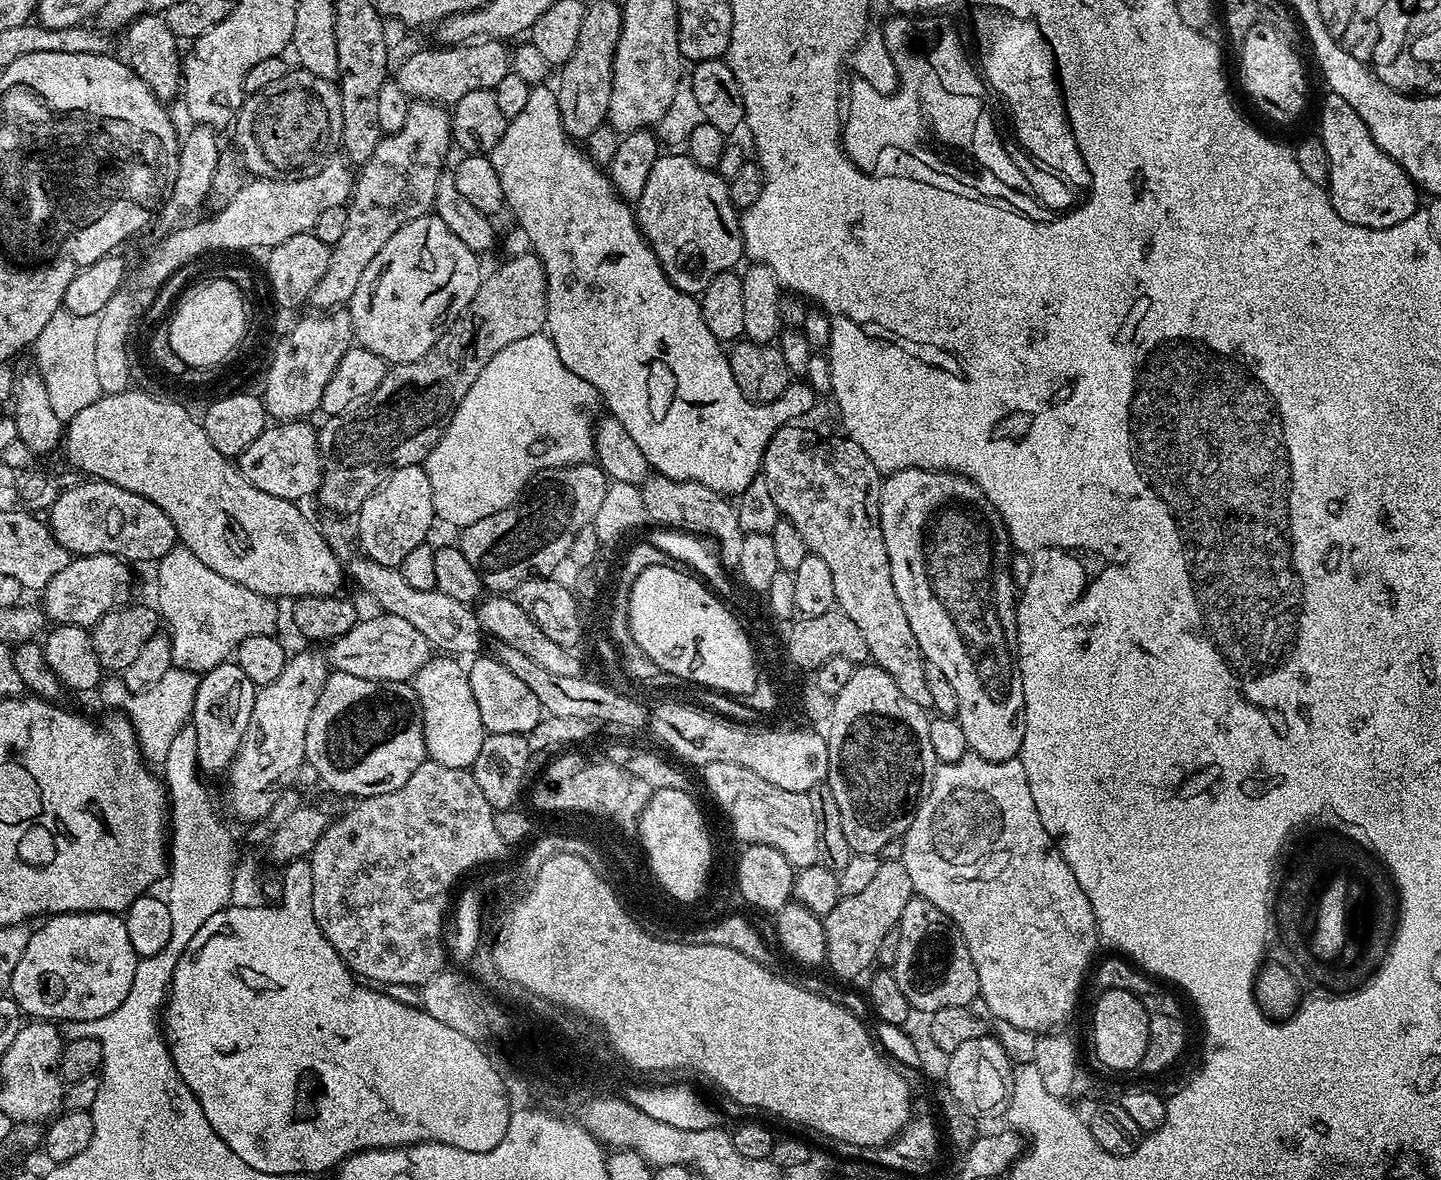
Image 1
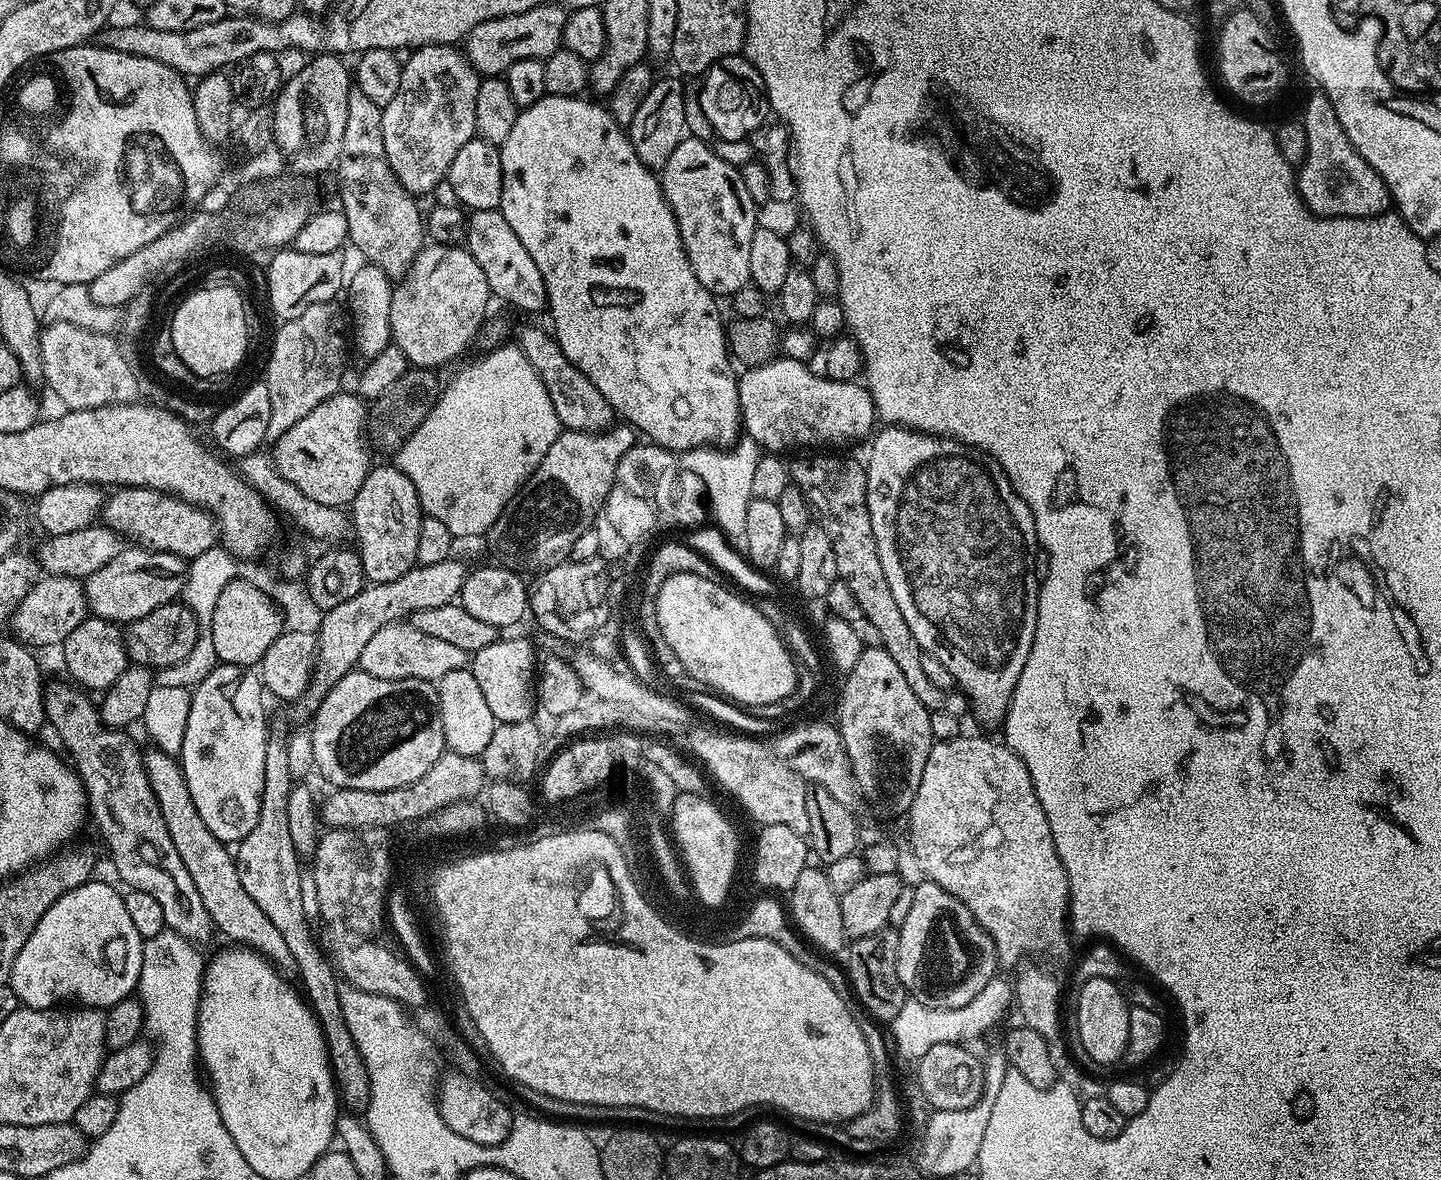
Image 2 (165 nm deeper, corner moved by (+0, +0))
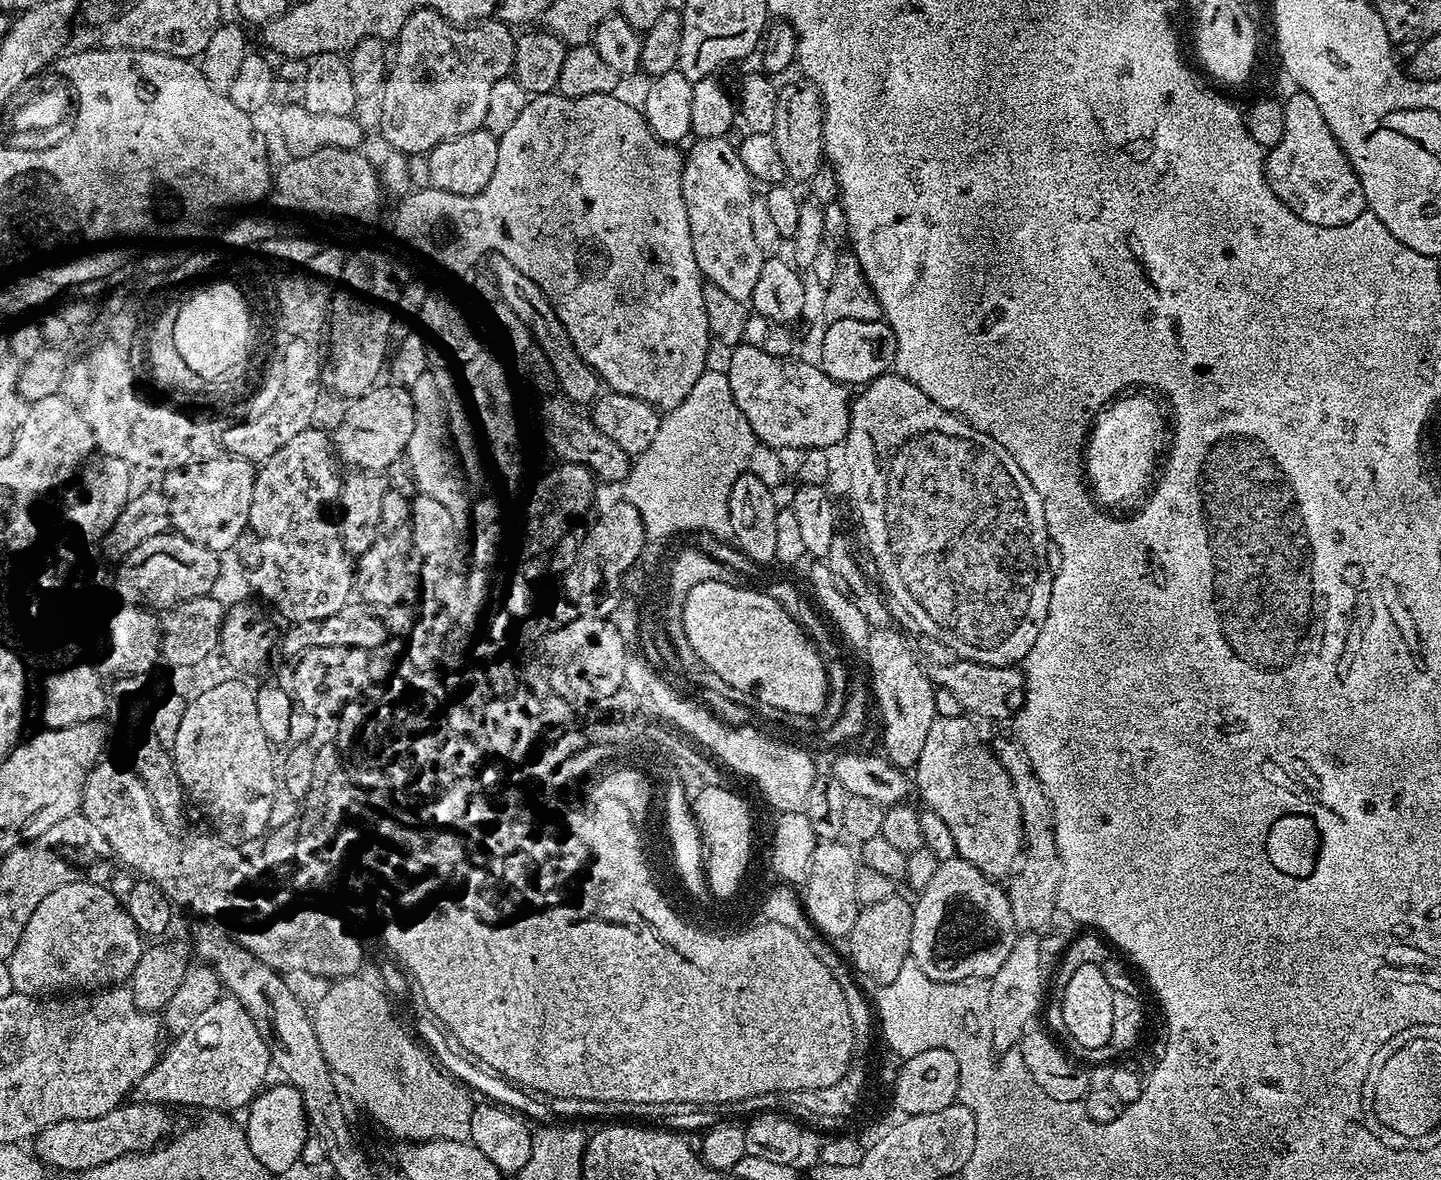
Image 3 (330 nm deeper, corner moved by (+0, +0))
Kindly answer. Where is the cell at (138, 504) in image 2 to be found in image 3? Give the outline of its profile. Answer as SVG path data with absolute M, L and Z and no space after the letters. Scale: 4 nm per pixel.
M219 458L163 473L162 491L168 498L168 519L181 536L217 554L235 549L250 518L257 465L249 460Z

